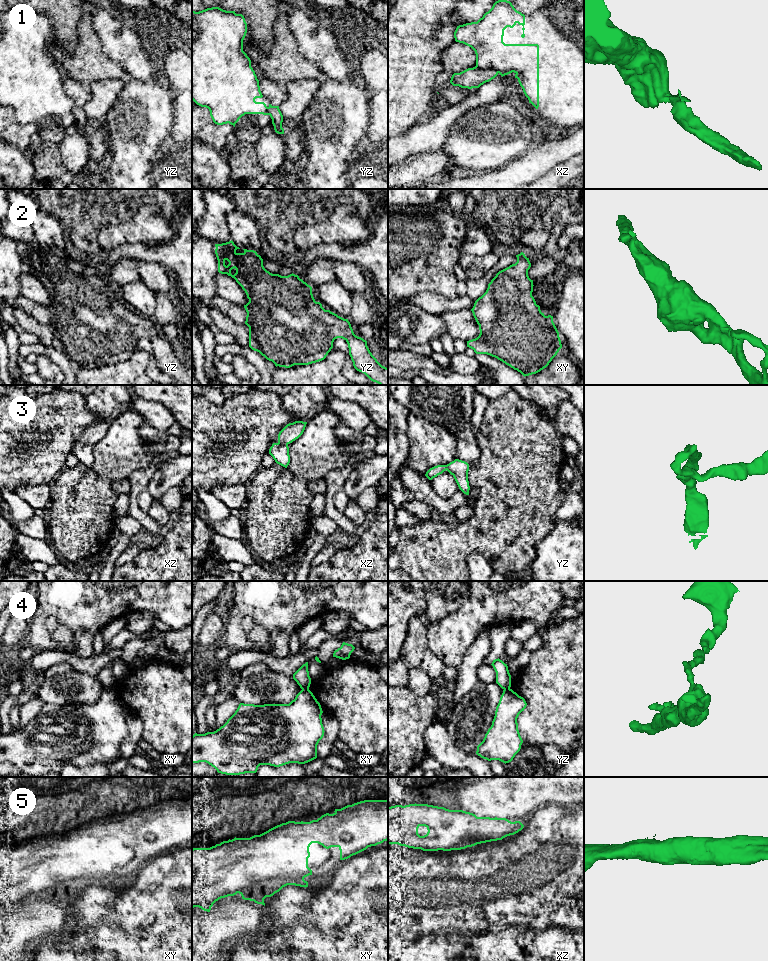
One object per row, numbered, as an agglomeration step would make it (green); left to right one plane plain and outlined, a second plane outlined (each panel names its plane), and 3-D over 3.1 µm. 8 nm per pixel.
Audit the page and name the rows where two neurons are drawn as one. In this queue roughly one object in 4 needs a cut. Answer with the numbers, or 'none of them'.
1, 4

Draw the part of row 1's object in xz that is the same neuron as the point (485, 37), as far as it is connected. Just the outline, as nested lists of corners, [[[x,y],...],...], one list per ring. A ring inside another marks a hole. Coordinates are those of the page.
[[[507,0],[496,1],[492,8],[477,22],[457,26],[454,32],[456,42],[471,47],[476,54],[476,67],[481,70],[496,70],[502,77],[512,72],[518,79],[525,96],[536,109],[539,107],[539,45],[538,44],[505,44],[503,42],[504,30],[513,28],[516,24],[522,25],[525,37],[525,15],[517,11]]]

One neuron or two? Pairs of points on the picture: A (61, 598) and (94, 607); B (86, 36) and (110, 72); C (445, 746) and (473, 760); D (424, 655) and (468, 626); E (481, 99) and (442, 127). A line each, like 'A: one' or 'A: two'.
A: one
B: one
C: one
D: two
E: one

